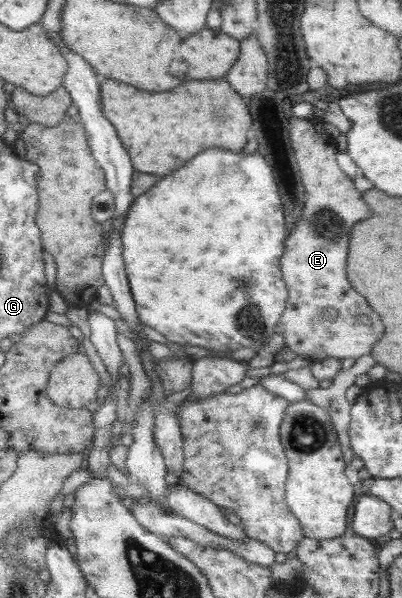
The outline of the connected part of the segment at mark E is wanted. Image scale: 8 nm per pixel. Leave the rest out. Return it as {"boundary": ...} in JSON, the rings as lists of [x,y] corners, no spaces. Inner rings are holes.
{"boundary":[[[291,117],[290,134],[295,157],[308,200],[302,220],[289,235],[281,264],[289,290],[287,310],[280,319],[277,334],[284,338],[284,346],[298,356],[312,361],[327,358],[354,358],[371,354],[374,344],[384,336],[386,328],[378,312],[374,312],[364,296],[358,294],[347,275],[350,232],[360,220],[372,216],[363,192],[354,188],[354,182],[342,172],[336,160],[334,140],[326,134],[324,122],[316,118]],[[334,308],[340,314],[335,321],[326,322],[323,312]],[[360,316],[370,316],[370,325],[360,322]]]}

